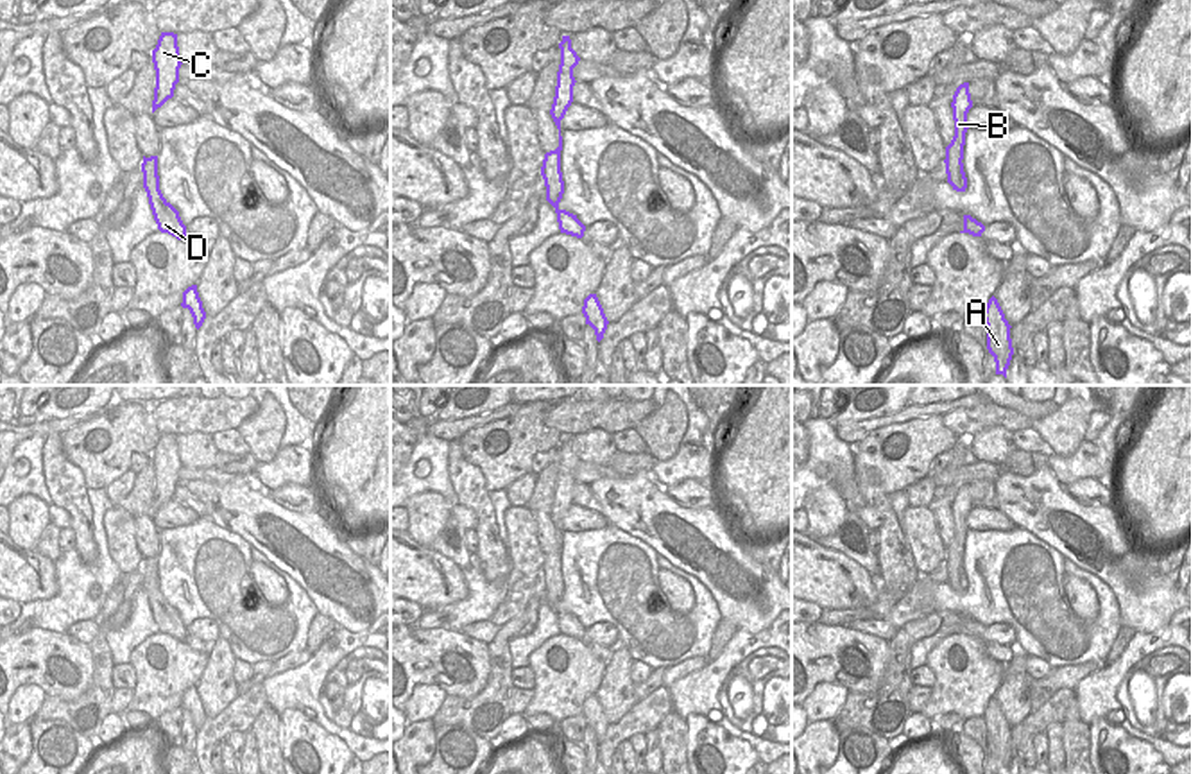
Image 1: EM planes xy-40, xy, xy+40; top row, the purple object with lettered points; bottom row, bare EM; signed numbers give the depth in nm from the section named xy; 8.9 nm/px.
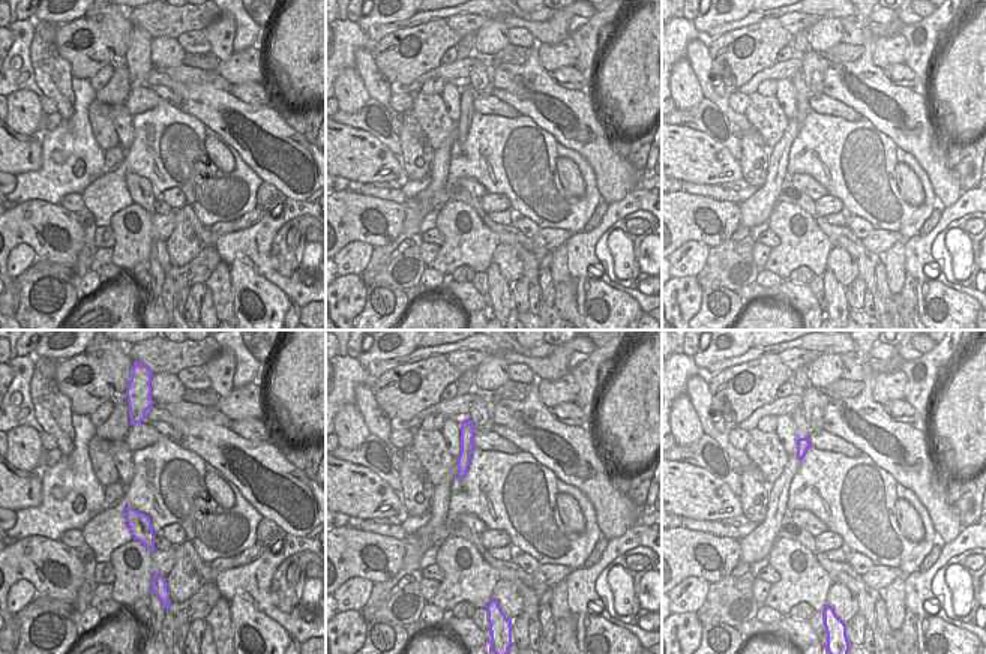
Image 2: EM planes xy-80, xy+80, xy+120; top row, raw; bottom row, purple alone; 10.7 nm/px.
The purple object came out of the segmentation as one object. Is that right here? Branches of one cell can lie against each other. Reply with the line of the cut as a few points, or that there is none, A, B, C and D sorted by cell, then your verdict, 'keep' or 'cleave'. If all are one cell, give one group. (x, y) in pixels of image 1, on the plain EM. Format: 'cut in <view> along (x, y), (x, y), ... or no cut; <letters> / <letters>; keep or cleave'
no cut; A B C D; keep

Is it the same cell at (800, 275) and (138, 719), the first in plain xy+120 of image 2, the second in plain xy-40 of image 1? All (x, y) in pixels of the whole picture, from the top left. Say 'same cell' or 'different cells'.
same cell

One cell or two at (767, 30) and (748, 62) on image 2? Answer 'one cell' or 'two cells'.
one cell

